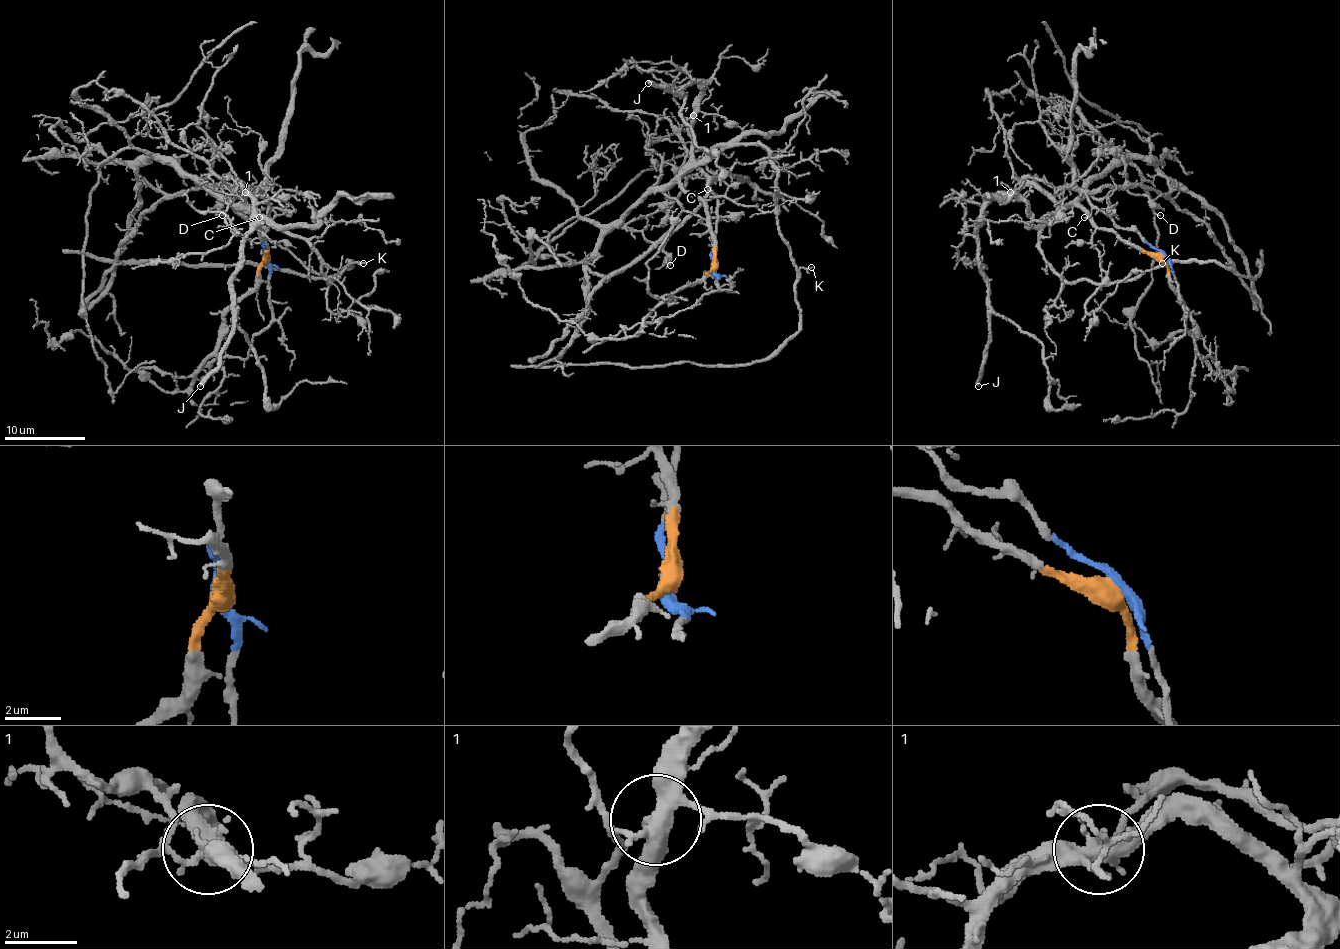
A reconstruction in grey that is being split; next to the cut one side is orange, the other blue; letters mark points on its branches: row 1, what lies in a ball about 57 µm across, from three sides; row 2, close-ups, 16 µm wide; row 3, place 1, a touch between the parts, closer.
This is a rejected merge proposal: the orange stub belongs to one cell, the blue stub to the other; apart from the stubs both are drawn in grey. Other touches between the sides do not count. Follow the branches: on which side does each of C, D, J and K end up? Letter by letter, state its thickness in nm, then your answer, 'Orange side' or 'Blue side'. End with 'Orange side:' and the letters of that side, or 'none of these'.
C: Thickness 130 nm. Blue side
D: Thickness 110 nm. Orange side
J: Thickness 320 nm. Orange side
K: Thickness 150 nm. Orange side
Orange side: D, J, K

